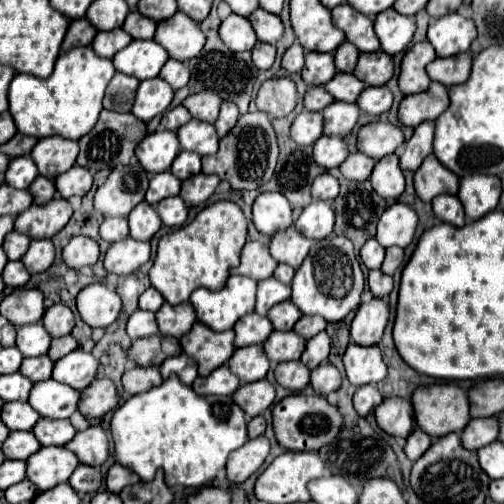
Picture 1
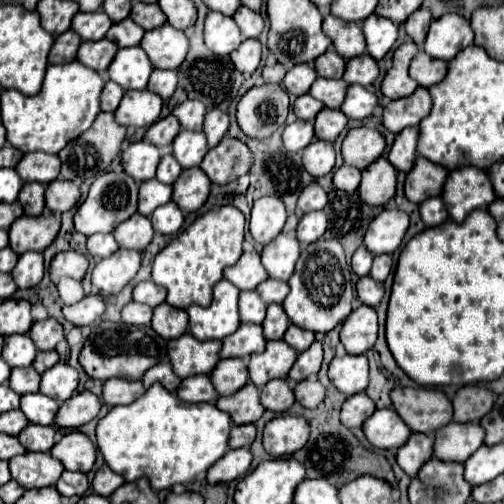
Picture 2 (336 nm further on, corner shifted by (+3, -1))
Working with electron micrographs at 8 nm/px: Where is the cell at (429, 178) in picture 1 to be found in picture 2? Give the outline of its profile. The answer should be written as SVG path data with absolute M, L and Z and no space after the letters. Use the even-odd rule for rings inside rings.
M424 157L416 159L414 169L406 175L406 197L412 203L422 203L428 197L436 197L442 193L448 171Z

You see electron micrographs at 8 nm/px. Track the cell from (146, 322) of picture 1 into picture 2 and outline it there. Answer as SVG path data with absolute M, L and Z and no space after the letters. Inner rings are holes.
M130 301L124 309L122 309L122 321L128 325L150 325L152 319L152 307Z

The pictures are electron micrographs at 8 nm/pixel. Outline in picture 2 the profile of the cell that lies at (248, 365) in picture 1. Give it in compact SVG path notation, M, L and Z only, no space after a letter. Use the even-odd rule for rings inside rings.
M242 357L220 359L210 377L212 377L212 383L220 395L236 393L238 389L242 389L248 383L246 359L242 359Z

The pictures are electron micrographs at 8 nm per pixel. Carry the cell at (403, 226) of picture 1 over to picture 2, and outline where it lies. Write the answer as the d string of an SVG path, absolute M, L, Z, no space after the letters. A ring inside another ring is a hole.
M384 209L368 225L364 235L364 245L374 255L394 253L400 247L408 225L410 225L408 213L400 209Z

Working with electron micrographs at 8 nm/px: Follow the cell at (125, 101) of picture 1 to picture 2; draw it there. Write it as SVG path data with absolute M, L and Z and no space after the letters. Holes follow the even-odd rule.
M106 81L102 97L100 97L100 109L102 111L114 111L120 105L120 99L124 95L124 89L114 83L114 81Z

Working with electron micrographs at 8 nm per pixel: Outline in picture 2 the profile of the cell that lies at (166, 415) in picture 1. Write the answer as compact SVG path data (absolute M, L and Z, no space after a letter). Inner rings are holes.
M154 383L132 405L112 407L96 427L98 447L108 467L126 481L136 481L142 475L150 479L154 491L170 489L176 483L190 483L202 471L208 471L226 451L232 419L212 403L188 405Z

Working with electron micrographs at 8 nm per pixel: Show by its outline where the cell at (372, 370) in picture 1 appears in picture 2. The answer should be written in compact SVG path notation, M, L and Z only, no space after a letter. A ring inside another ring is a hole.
M342 355L334 357L328 369L330 381L344 395L360 393L368 387L368 359L366 355Z

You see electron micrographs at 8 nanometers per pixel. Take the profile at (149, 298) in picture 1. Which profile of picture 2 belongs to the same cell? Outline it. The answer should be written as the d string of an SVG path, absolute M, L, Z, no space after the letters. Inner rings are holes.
M144 281L134 287L134 301L138 301L138 303L158 307L160 303L164 303L164 299L166 299L166 289L158 287L152 281Z

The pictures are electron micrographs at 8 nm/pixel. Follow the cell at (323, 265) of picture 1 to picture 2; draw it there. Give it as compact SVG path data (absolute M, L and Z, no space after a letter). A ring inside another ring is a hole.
M320 239L302 249L300 259L296 263L296 271L290 277L290 293L284 299L282 307L290 321L302 329L310 329L314 333L328 333L338 323L342 323L352 313L354 287L350 279L350 265L346 263L344 249L336 239Z

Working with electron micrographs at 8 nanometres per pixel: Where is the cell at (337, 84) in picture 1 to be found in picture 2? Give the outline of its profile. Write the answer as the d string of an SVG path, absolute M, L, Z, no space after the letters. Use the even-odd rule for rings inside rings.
M318 77L312 83L310 95L320 99L326 107L338 109L346 97L346 89L348 89L348 83L344 79L322 79L322 77Z

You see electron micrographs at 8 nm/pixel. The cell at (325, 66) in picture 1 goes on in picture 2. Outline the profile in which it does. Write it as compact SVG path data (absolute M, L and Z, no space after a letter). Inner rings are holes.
M296 65L292 69L288 69L286 77L284 77L284 87L288 93L294 93L294 95L304 95L310 91L312 83L316 81L318 73L314 67L310 65Z

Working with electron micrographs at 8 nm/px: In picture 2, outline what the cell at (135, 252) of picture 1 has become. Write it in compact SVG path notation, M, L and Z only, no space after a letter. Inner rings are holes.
M118 249L112 257L102 259L92 271L92 285L100 293L116 295L140 269L140 251Z

